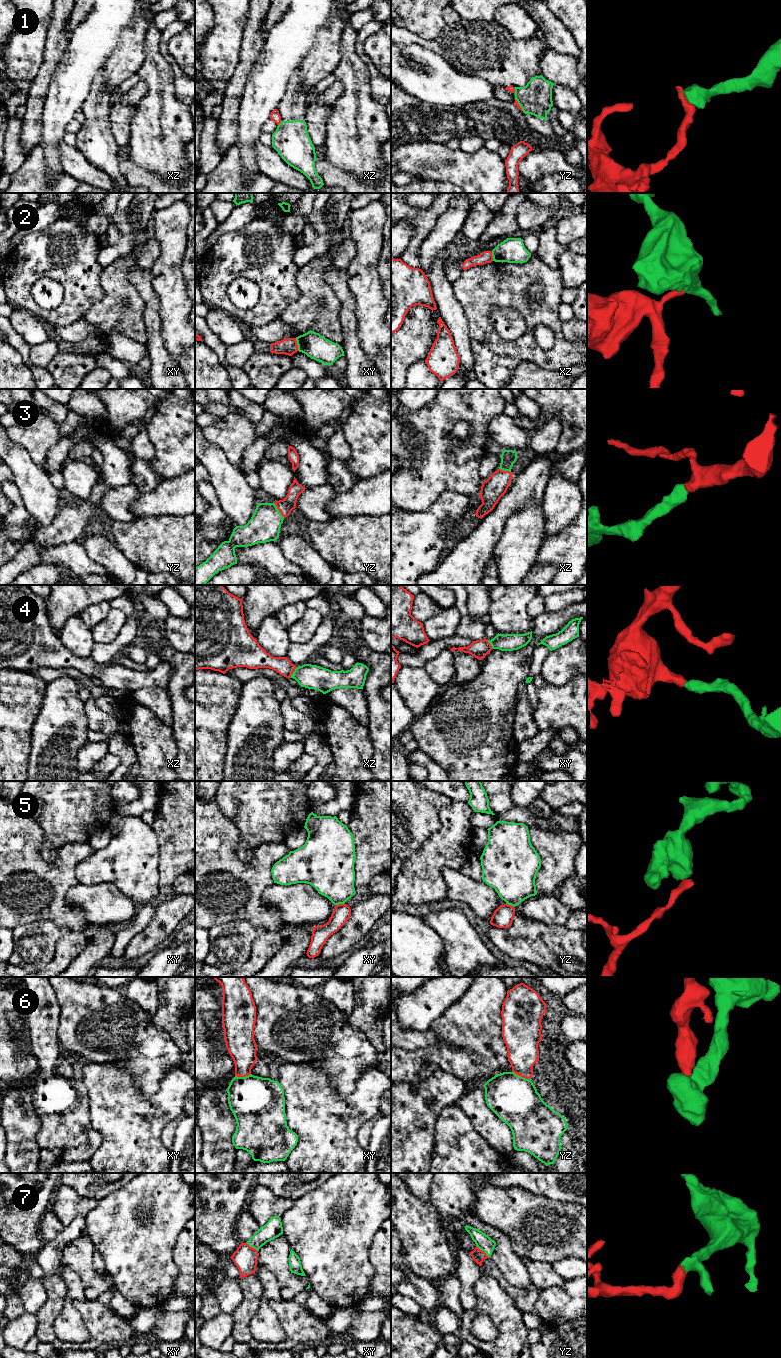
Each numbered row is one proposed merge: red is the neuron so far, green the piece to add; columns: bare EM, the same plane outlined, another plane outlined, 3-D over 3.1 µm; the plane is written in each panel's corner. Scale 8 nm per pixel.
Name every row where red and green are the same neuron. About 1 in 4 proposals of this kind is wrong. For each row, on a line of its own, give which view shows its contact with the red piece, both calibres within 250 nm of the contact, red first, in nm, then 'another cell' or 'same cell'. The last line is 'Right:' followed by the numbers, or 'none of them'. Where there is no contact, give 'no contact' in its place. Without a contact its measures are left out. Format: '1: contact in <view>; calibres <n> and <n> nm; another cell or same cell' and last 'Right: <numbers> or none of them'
1: contact in xz; calibres 80 and 300 nm; another cell
2: contact in xy; calibres 140 and 200 nm; another cell
3: contact in yz; calibres 120 and 260 nm; same cell
4: contact in xz; calibres 140 and 190 nm; same cell
5: contact in xy; calibres 140 and 360 nm; another cell
6: contact in yz; calibres 260 and 380 nm; same cell
7: contact in yz; calibres 100 and 120 nm; same cell
Right: 3, 4, 6, 7

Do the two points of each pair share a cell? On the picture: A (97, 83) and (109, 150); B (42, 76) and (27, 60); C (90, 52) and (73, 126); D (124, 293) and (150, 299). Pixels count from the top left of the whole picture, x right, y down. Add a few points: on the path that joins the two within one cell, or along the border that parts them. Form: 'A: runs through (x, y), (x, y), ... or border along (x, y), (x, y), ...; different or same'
A: runs through (97, 100), (97, 133); same
B: border along (44, 47), (43, 62), (32, 80); different
C: border along (73, 118), (66, 125), (65, 132); different
D: border along (128, 277), (143, 301), (143, 320); different

